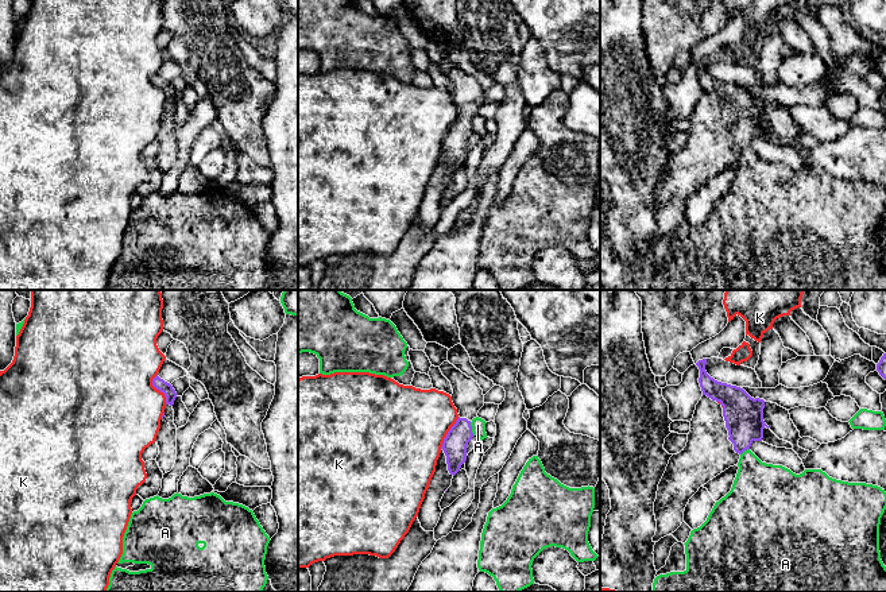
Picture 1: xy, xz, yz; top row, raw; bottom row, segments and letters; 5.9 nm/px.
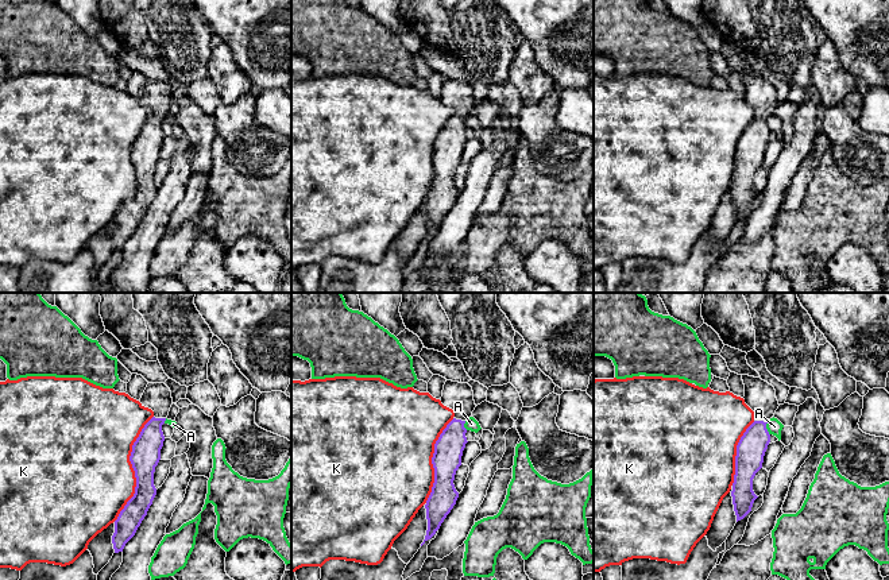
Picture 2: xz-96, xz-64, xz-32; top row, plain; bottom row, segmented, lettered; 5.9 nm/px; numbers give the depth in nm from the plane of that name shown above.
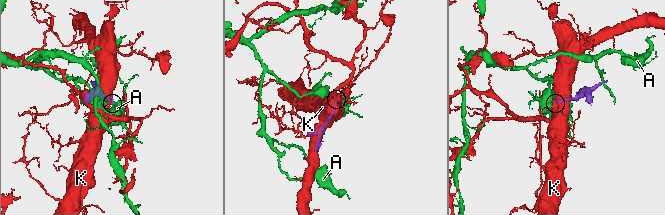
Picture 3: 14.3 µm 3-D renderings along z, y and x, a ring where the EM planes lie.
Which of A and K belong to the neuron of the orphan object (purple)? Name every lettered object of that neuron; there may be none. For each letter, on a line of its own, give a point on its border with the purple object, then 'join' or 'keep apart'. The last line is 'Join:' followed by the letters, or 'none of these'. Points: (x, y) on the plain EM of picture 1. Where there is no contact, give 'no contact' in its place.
A: xz (471, 127) | keep apart
K: xy (158, 86) | keep apart
Join: none of these

